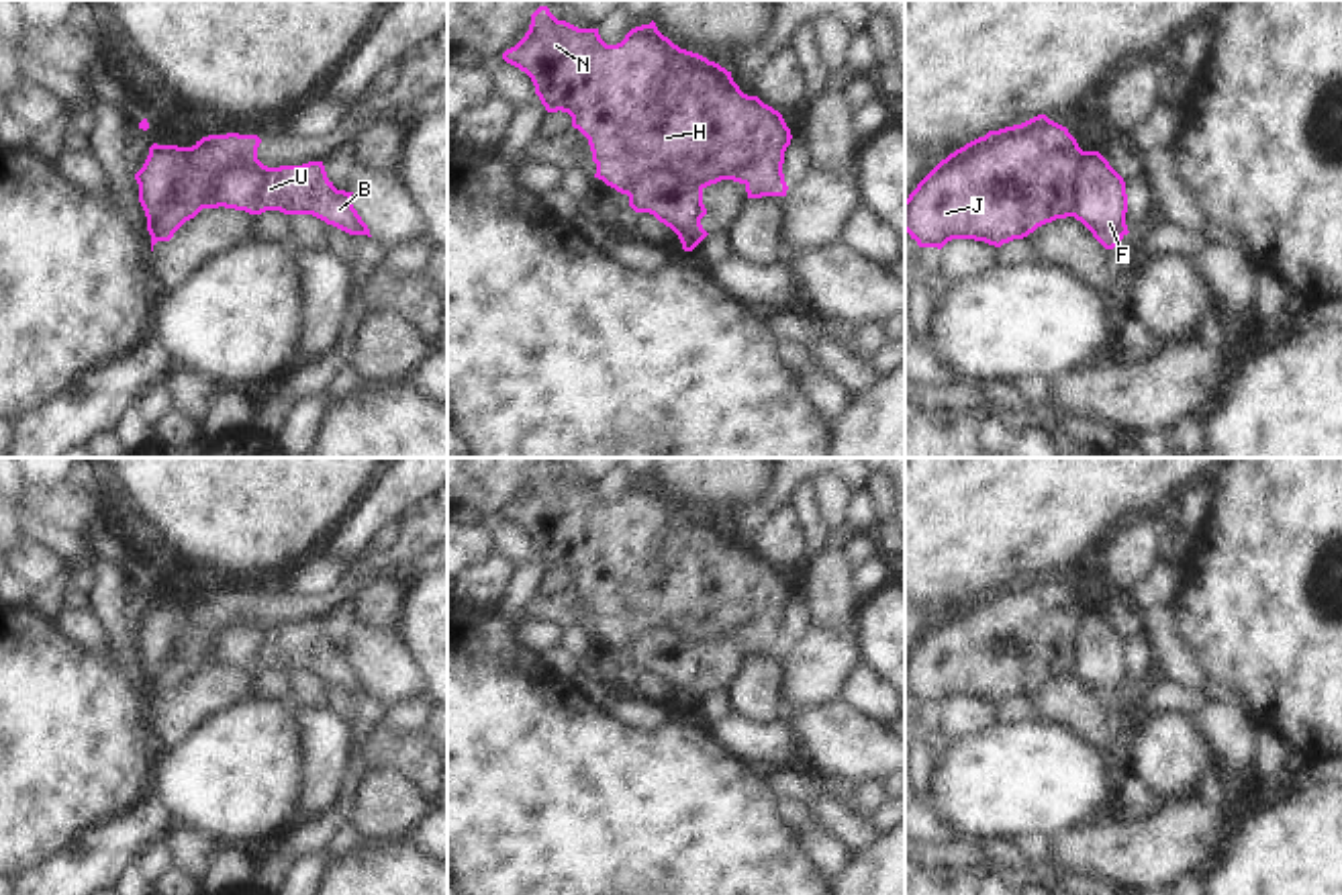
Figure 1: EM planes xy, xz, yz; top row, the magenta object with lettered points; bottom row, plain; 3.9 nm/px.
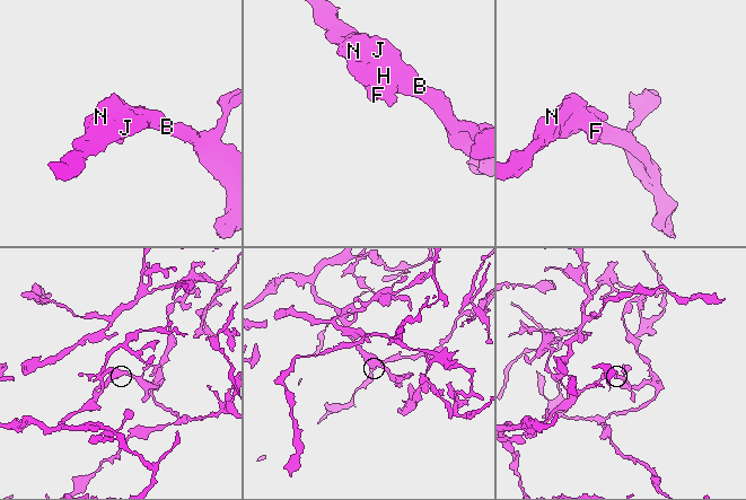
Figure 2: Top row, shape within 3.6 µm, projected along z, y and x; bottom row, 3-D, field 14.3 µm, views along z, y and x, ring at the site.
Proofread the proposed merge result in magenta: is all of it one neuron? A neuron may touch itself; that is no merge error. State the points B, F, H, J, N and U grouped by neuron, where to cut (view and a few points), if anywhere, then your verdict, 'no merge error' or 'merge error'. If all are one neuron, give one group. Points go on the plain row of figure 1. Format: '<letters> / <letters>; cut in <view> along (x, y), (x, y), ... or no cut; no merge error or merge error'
B H J N U / F; cut in xy along (195, 603), (188, 628), (174, 646), (166, 667), (148, 681); merge error

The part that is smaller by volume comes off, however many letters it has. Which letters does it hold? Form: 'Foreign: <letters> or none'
Foreign: F

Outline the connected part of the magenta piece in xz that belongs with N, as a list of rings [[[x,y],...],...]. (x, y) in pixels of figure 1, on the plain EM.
[[[547,464],[531,472],[525,494],[502,511],[502,517],[525,529],[547,570],[568,570],[572,584],[578,586],[590,603],[596,621],[594,635],[621,652],[652,627],[670,627],[682,635],[697,638],[703,646],[721,638],[733,638],[746,644],[748,656],[786,654],[782,631],[784,609],[790,603],[790,586],[782,572],[764,562],[758,554],[748,554],[733,539],[731,529],[707,515],[680,507],[664,494],[656,480],[631,486],[617,503],[607,503],[598,486],[578,486],[558,478]]]

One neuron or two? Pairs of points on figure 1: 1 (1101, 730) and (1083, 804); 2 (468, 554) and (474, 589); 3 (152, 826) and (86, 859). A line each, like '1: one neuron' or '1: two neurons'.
1: two neurons
2: two neurons
3: one neuron

